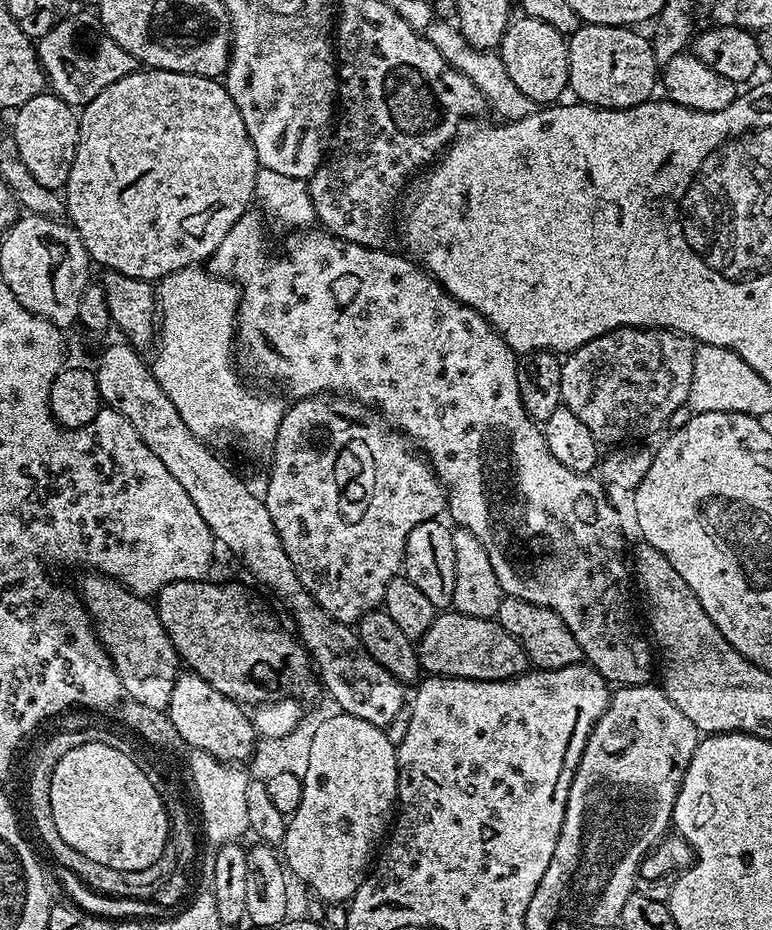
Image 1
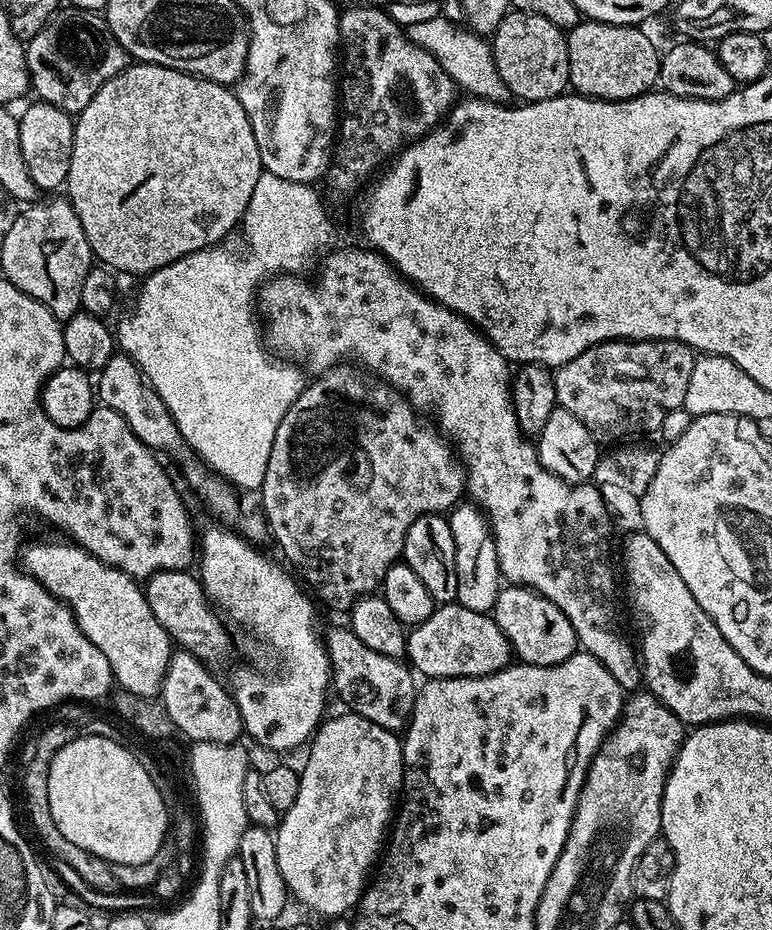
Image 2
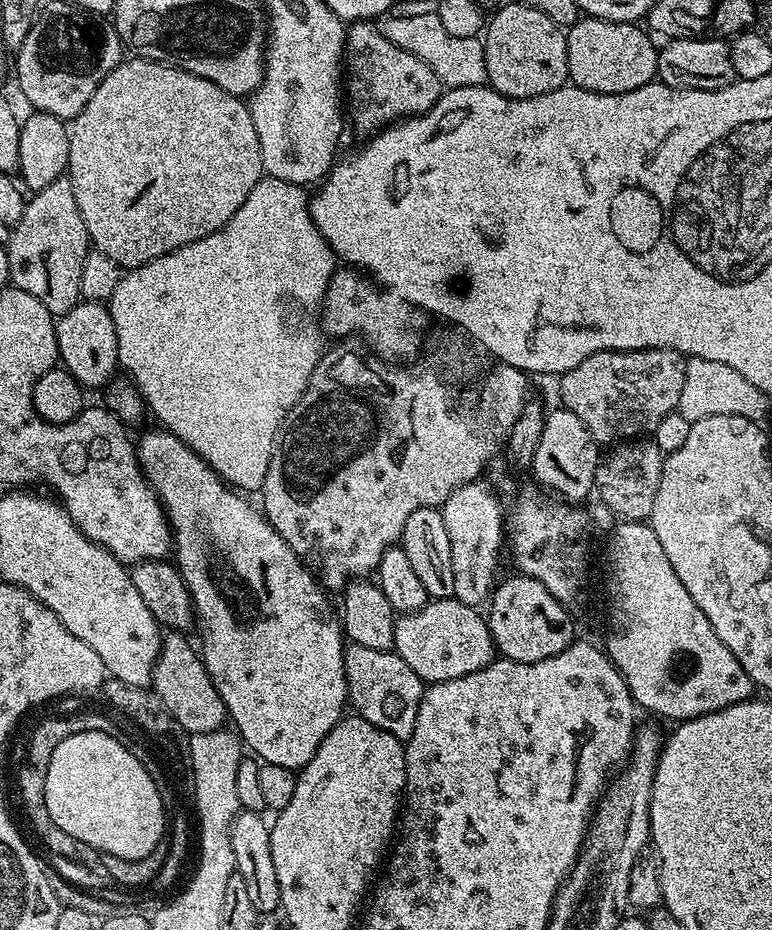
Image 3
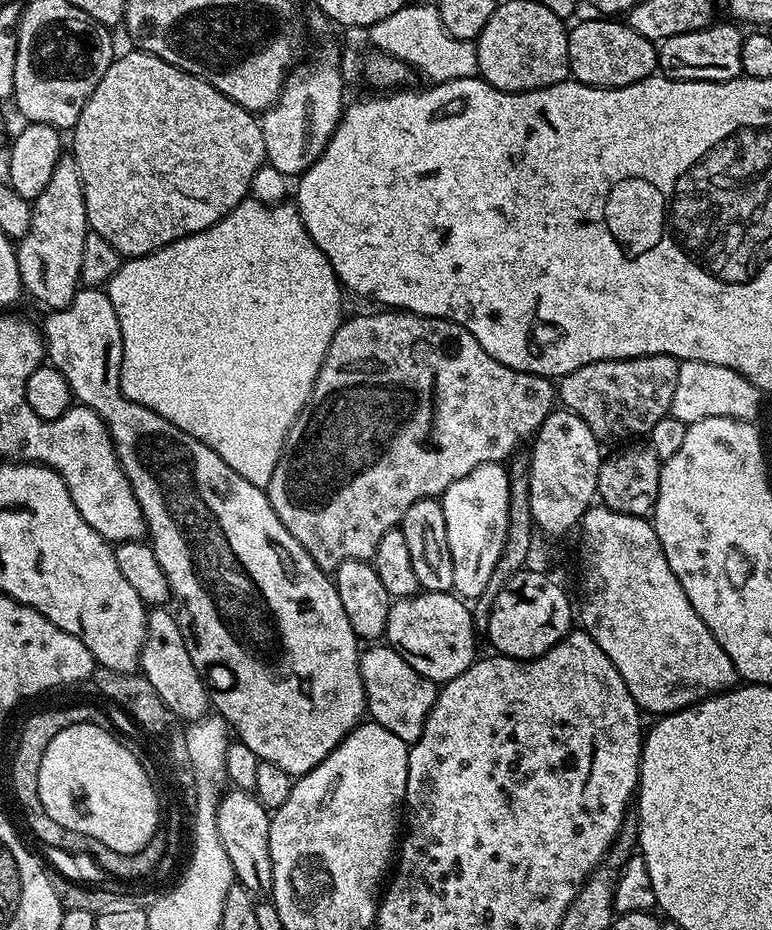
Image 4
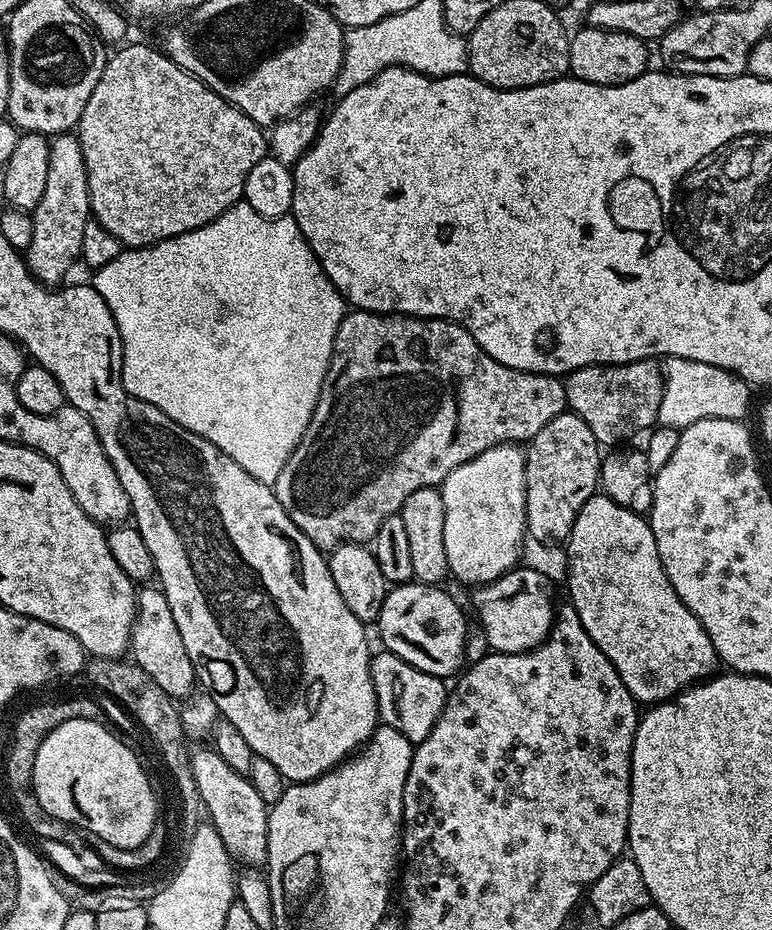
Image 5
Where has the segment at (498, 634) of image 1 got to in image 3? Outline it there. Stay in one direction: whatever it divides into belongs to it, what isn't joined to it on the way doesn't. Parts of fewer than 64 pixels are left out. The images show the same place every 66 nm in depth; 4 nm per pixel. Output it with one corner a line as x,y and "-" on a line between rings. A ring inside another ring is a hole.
455,598
429,599
426,606
416,612
405,612
397,619
393,649
425,682
437,684
474,674
491,664
497,655
487,619
476,612
479,611
473,605
463,604

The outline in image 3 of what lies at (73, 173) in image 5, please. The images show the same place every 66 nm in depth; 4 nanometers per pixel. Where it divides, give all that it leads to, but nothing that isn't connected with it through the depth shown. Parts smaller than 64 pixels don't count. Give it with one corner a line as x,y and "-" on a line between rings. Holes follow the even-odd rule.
61,178
50,182
50,186
46,186
41,192
32,192
30,199
25,206
25,212
21,216
21,220
11,229
11,236
6,243
8,249
8,279
15,287
26,290
26,294
34,294
34,298
38,298
38,302
42,302
42,306
46,306
46,310
52,312
53,317
59,318
64,313
69,312
74,305
81,303
80,287
78,282
82,279
82,262
86,262
86,254
90,250
90,241
88,239
88,231
82,222
82,214
78,214
78,202
74,202
74,186
67,180

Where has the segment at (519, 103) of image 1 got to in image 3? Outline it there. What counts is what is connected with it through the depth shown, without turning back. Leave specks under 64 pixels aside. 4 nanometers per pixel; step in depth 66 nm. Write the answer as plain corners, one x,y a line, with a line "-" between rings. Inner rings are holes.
436,12
418,14
415,18
398,18
392,16
382,24
384,37
394,46
407,52
413,52
438,77
445,89
465,88
474,86
479,88
488,84
486,62
484,61
484,41
476,34
453,34
444,28
442,18

